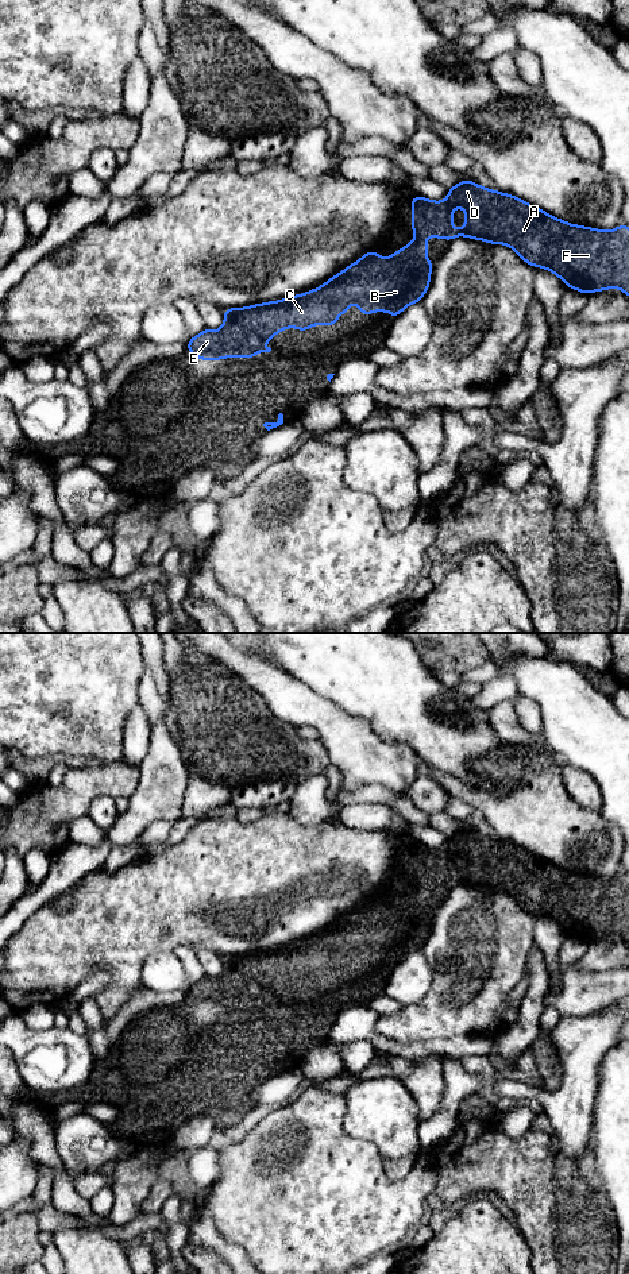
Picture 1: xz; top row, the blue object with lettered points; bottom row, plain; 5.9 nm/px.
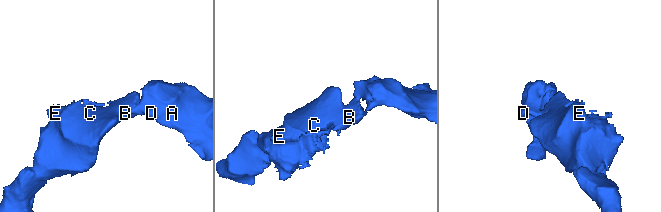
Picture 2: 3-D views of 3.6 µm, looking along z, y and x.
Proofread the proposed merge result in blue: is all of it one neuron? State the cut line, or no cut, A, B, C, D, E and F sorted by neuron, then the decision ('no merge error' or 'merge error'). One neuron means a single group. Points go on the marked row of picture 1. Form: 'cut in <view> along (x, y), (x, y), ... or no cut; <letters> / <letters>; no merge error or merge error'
no cut; A B C D E F; no merge error

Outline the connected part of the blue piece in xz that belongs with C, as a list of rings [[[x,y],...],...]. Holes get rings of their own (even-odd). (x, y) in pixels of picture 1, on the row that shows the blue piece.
[[[462,179],[458,185],[449,188],[448,196],[444,201],[432,201],[422,196],[416,196],[410,200],[413,209],[410,224],[413,233],[417,238],[409,242],[406,247],[400,248],[386,259],[375,251],[367,251],[358,262],[347,266],[325,283],[306,293],[246,308],[224,309],[223,327],[217,331],[205,328],[201,333],[193,336],[186,344],[189,352],[194,358],[202,360],[255,358],[258,352],[271,351],[271,348],[265,347],[263,343],[270,341],[279,331],[286,331],[290,325],[293,325],[297,331],[308,331],[312,325],[336,325],[337,316],[346,314],[351,304],[359,305],[360,314],[374,314],[377,309],[385,314],[389,310],[391,313],[391,318],[394,320],[409,305],[420,302],[429,289],[433,262],[427,259],[428,235],[435,239],[444,238],[448,243],[456,236],[466,236],[491,244],[505,244],[513,248],[528,265],[547,269],[557,275],[570,289],[579,290],[583,294],[590,294],[593,292],[616,287],[629,296],[629,227],[625,224],[616,227],[611,231],[570,224],[513,194],[505,194],[498,190],[487,189],[468,179]],[[455,206],[460,206],[466,212],[466,223],[458,231],[452,227]]]

